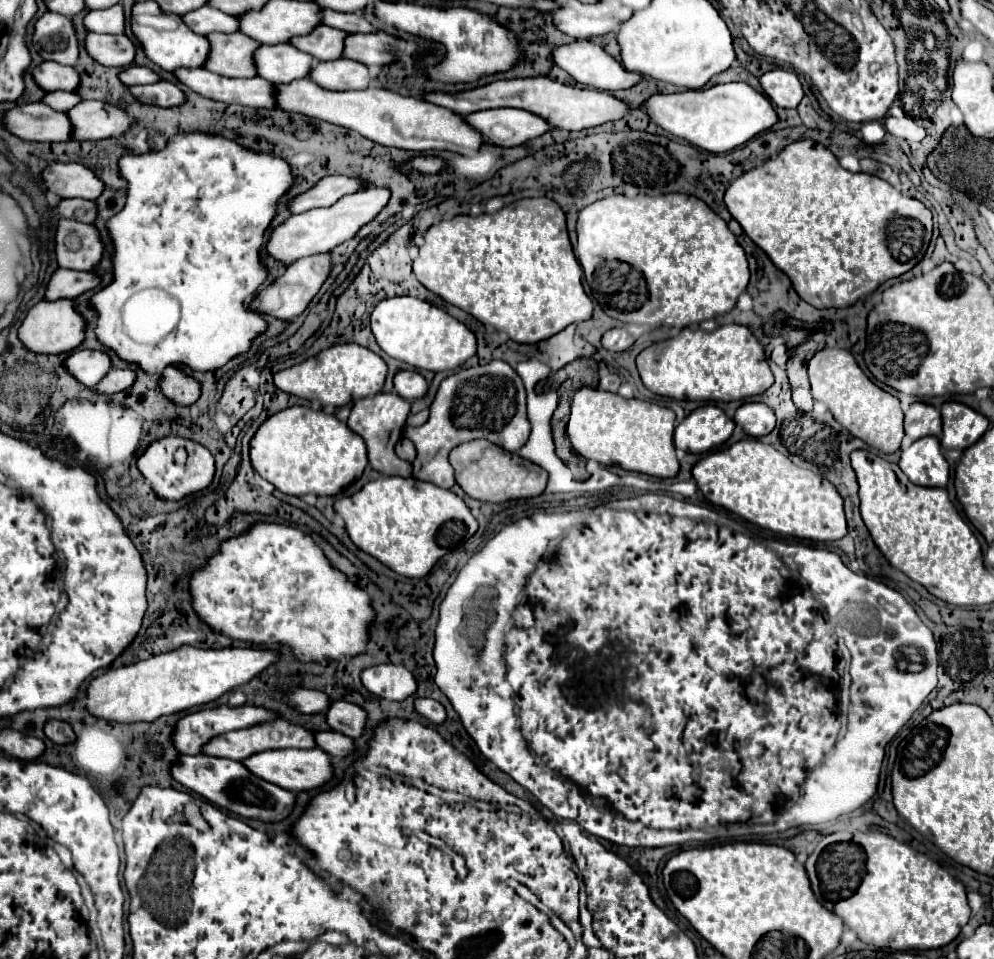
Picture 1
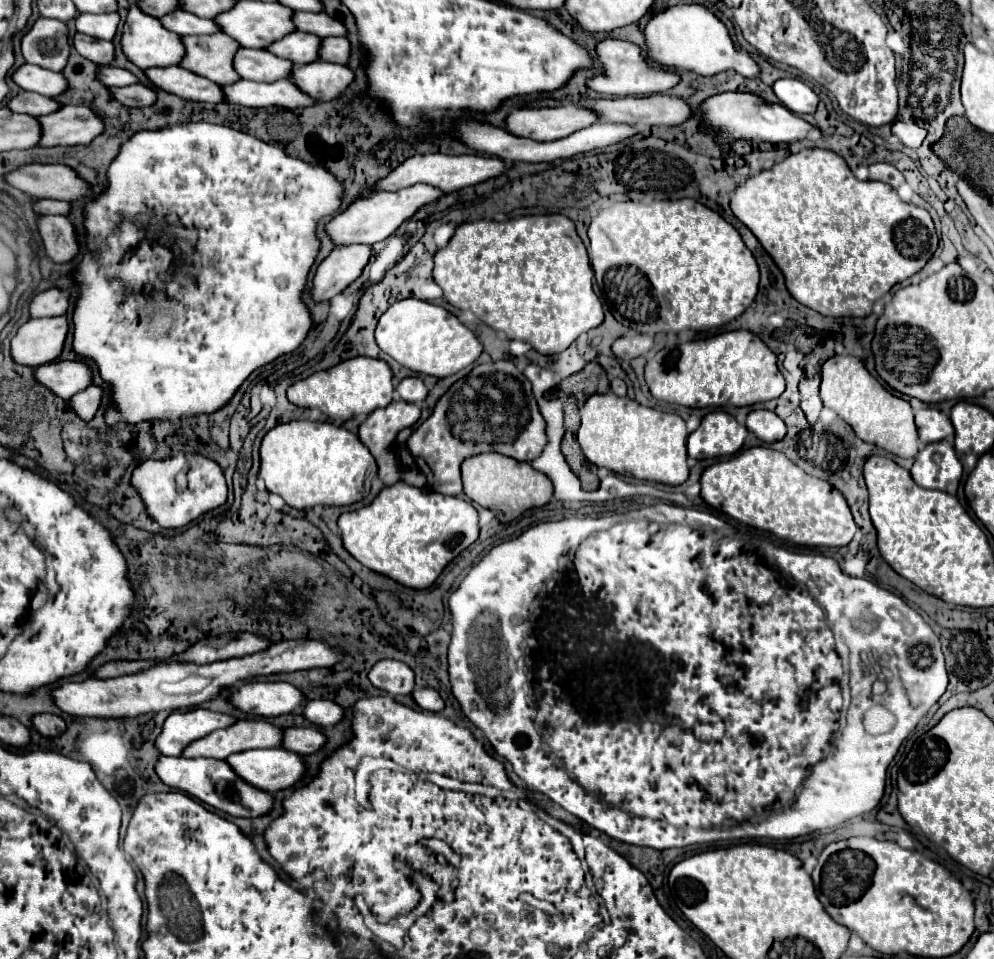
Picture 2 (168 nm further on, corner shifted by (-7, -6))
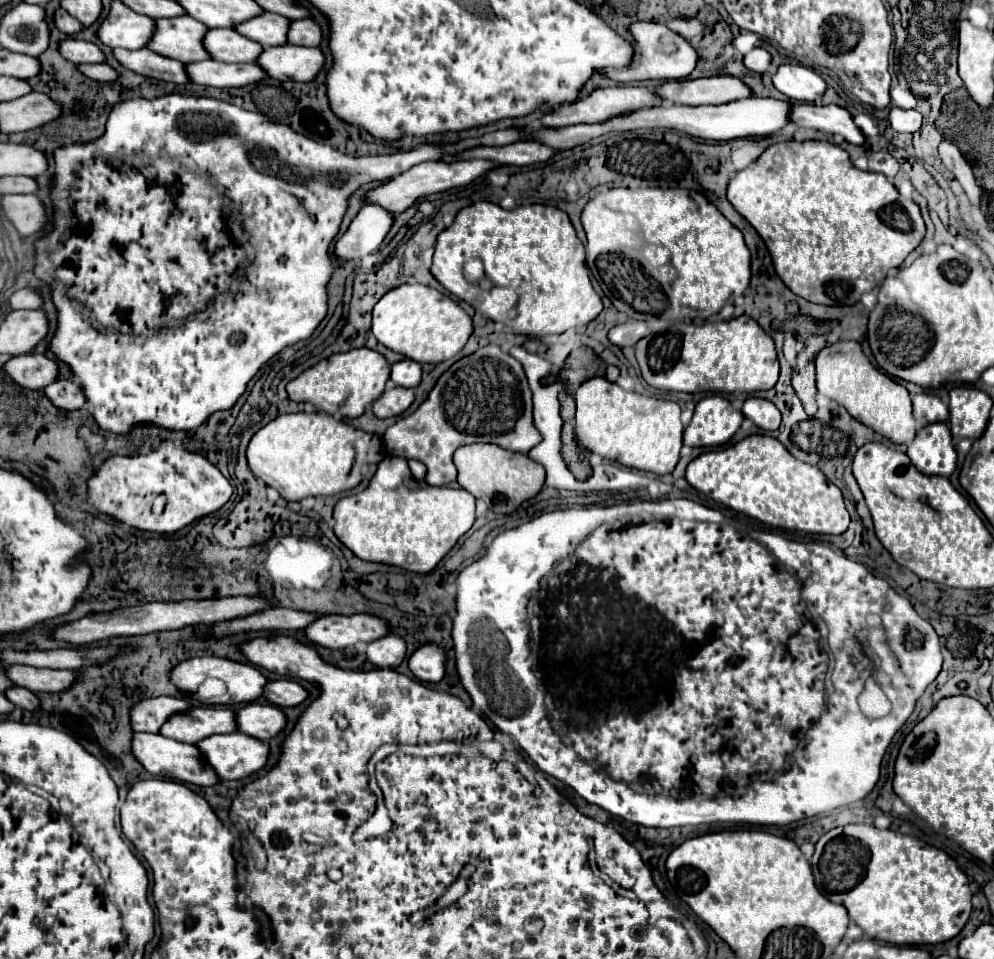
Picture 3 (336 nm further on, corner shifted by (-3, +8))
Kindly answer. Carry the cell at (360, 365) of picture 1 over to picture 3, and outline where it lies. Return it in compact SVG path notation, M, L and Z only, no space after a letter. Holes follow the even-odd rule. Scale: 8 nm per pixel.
M368 348L334 354L328 360L302 372L298 378L288 382L286 390L294 402L310 402L326 414L342 414L344 418L358 418L364 410L384 392L386 380L390 378L388 362L382 354Z

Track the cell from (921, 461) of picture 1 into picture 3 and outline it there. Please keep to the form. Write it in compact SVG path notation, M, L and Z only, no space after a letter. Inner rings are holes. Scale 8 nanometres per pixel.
M942 422L924 426L908 446L906 454L910 456L912 464L924 474L948 478L956 470L956 450L952 444L952 434Z

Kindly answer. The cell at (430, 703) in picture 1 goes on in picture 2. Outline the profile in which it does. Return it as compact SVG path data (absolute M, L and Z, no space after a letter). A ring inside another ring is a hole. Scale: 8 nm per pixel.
M432 688L414 690L414 692L412 692L412 698L414 698L416 704L418 704L422 710L426 710L426 712L442 712L442 710L444 710L442 698L440 698L438 692L432 690Z

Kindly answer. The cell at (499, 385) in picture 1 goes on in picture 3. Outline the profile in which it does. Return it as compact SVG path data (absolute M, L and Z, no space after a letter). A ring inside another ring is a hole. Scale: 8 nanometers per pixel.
M490 344L458 362L438 378L436 386L416 412L390 426L382 438L388 456L424 462L428 468L426 482L432 486L446 486L456 480L452 454L458 446L488 442L510 452L526 454L542 440L532 422L532 392L516 358L500 346Z

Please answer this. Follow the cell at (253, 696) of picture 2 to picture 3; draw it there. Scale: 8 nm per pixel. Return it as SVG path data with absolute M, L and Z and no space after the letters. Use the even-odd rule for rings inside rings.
M196 656L196 658L188 658L178 662L172 670L170 670L170 682L186 696L194 696L200 688L200 684L206 678L218 678L226 684L226 694L210 698L210 700L224 700L224 702L238 702L238 704L248 704L258 700L264 694L264 686L266 686L266 678L262 676L262 672L250 664L242 664L242 662L234 662L228 658L218 658L218 656Z

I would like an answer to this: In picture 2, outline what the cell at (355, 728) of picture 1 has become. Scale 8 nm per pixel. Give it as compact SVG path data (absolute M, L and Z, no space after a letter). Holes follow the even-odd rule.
M308 700L304 716L316 726L336 726L344 720L344 708L332 700Z

